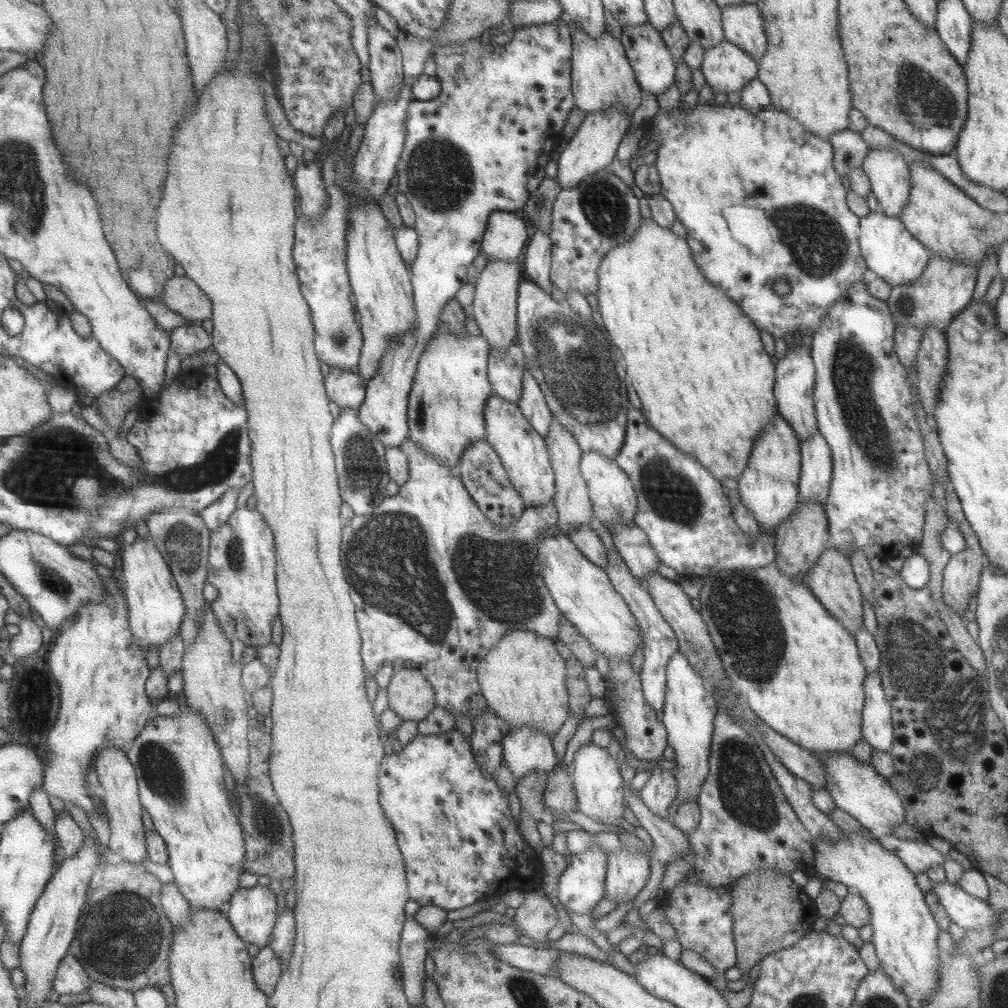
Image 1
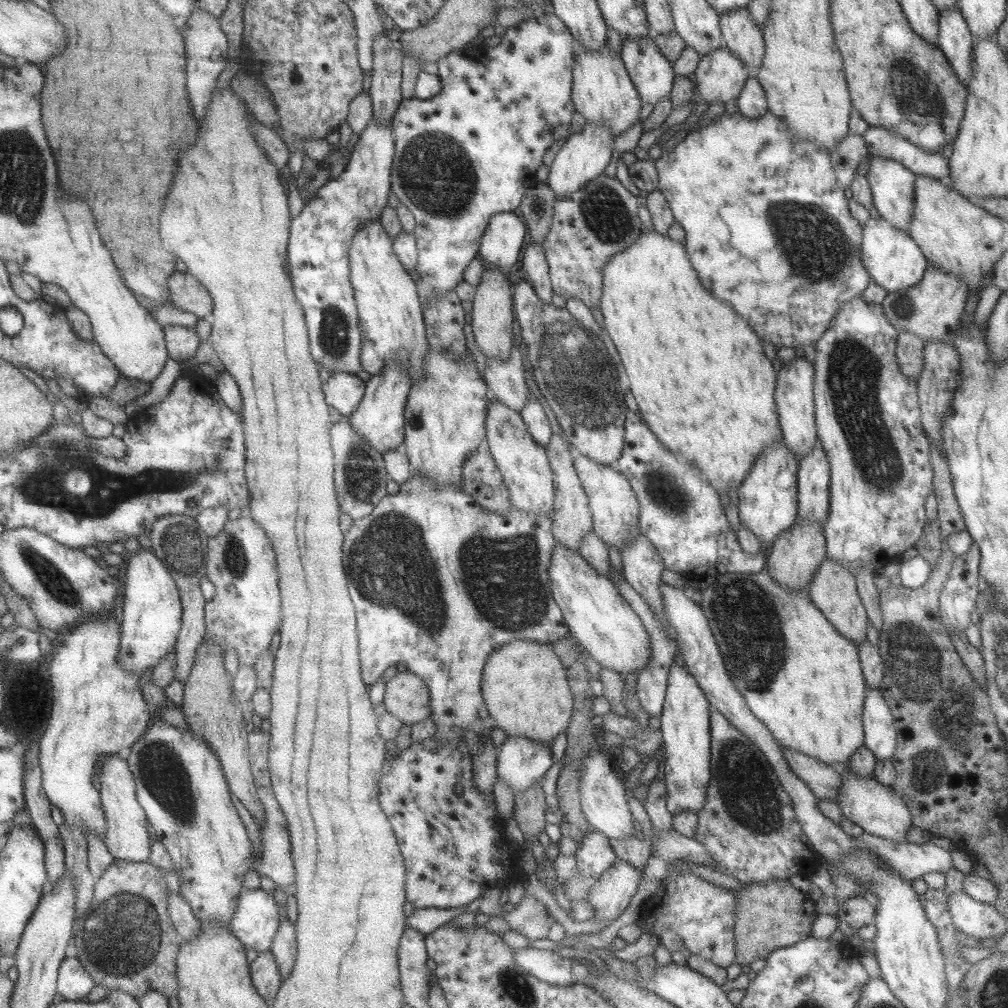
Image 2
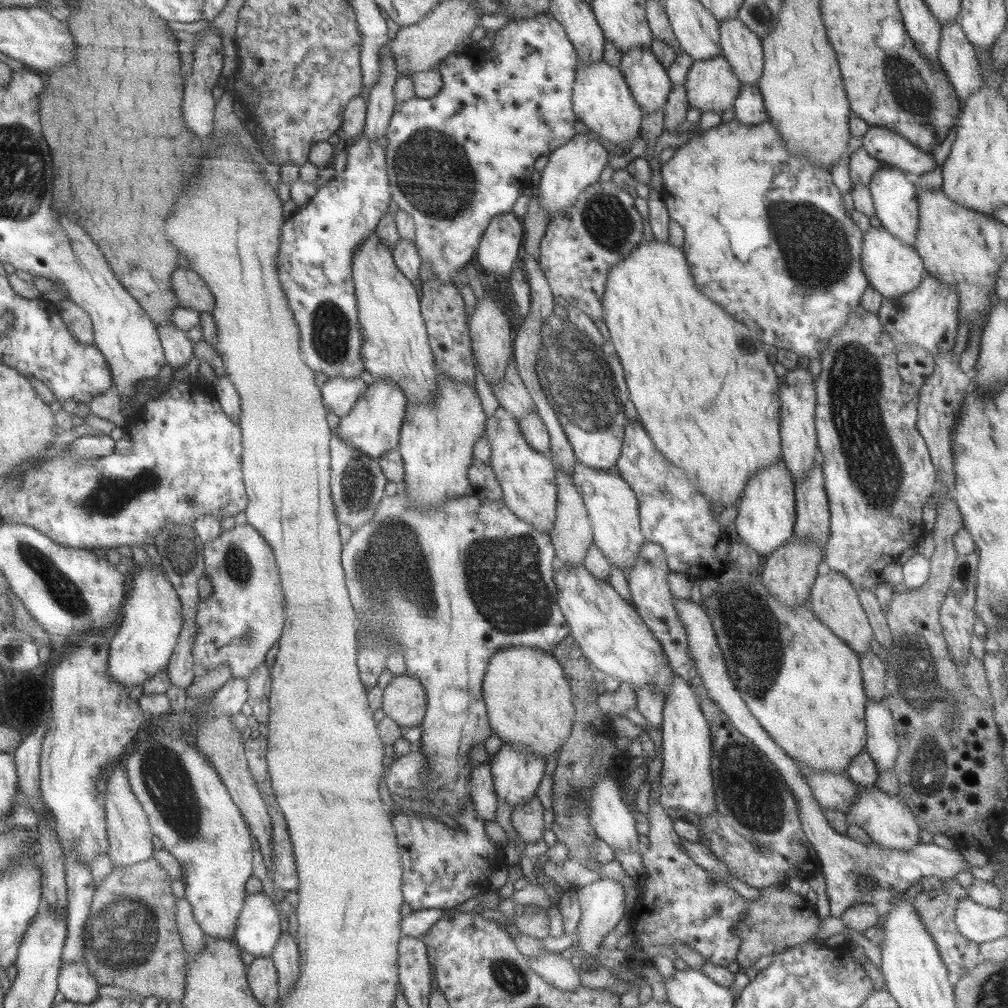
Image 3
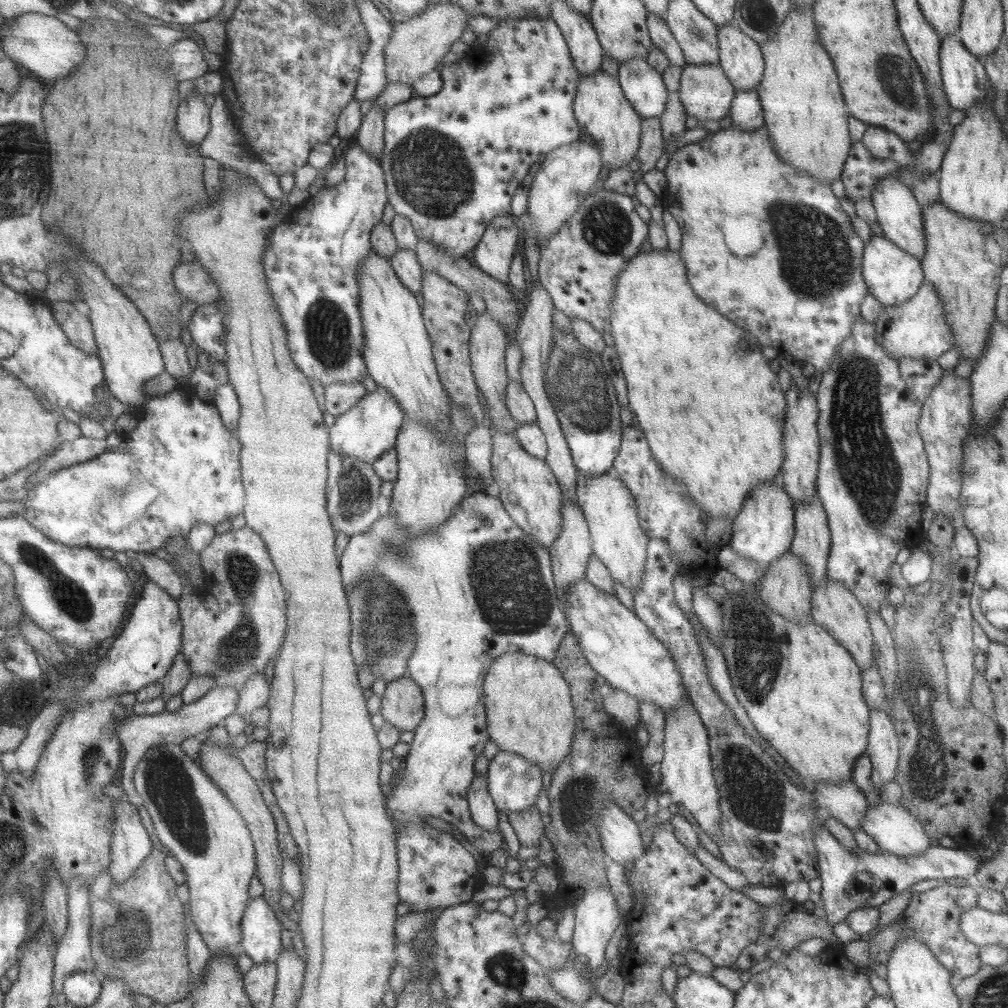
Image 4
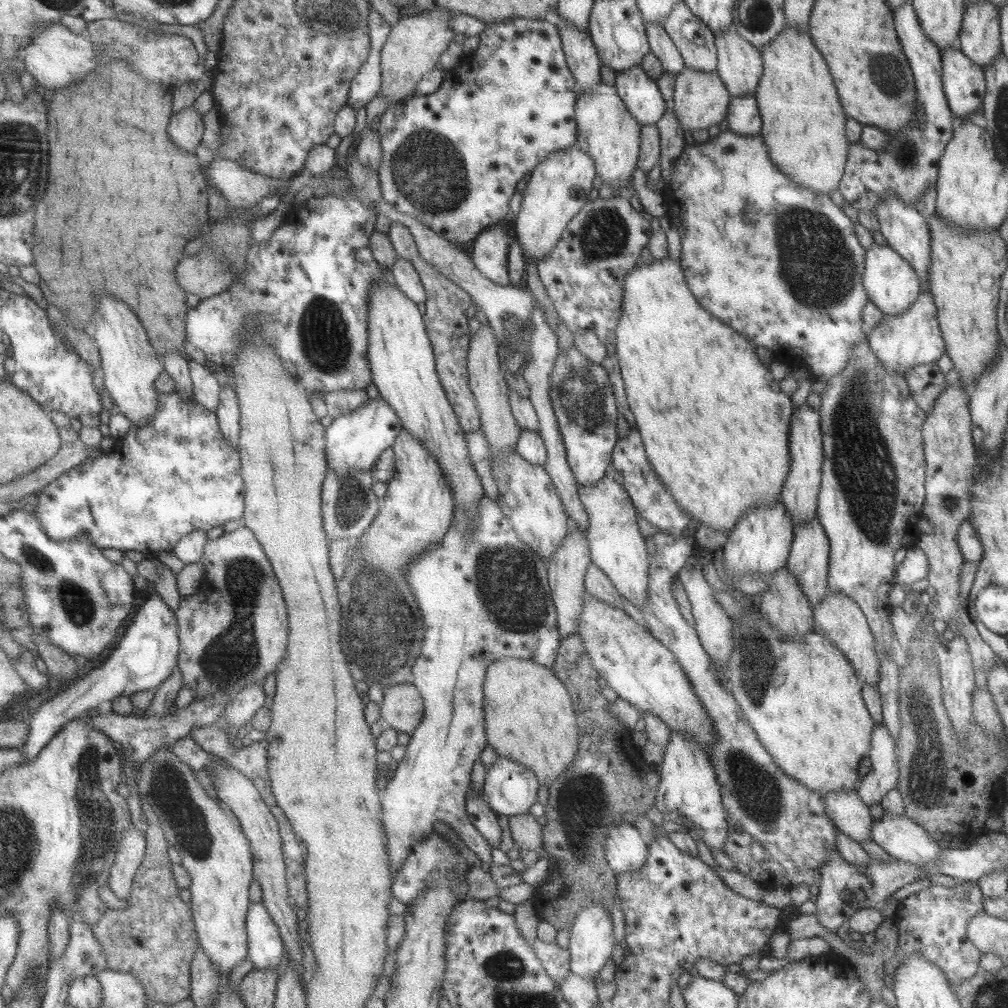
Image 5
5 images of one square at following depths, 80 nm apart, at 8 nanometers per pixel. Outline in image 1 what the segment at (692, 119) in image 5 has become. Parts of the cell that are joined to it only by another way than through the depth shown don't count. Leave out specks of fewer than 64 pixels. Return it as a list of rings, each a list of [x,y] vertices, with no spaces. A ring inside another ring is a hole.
[[[722,40],[717,46],[708,48],[703,53],[703,60],[700,64],[701,74],[705,84],[710,86],[712,92],[739,92],[751,79],[757,76],[757,61],[753,60],[746,52],[737,48],[734,44]]]

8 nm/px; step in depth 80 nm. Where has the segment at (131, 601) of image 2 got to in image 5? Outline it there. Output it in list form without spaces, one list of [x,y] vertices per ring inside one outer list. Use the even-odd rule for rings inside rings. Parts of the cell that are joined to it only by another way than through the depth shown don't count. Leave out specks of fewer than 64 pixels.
[[[158,593],[151,596],[139,607],[135,622],[125,627],[123,641],[106,660],[90,666],[85,673],[68,684],[64,691],[44,703],[30,720],[30,735],[23,750],[26,764],[34,761],[39,753],[54,740],[55,735],[75,718],[89,716],[91,712],[108,707],[119,697],[131,696],[145,690],[156,690],[177,668],[179,662],[179,626],[177,616],[171,613]]]

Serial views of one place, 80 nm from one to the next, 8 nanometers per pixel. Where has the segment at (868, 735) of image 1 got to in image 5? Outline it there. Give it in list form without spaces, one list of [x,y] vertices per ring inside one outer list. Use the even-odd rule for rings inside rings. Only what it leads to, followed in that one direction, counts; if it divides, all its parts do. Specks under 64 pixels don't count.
[[[882,722],[872,727],[869,750],[871,770],[864,774],[855,787],[857,796],[869,807],[877,804],[889,789],[896,788],[898,781],[898,759],[895,742],[890,738]]]

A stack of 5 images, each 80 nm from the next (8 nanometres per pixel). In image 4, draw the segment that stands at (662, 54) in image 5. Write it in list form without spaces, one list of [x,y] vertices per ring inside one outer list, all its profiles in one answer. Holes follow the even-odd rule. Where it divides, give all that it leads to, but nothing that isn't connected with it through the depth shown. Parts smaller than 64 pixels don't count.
[[[647,12],[646,26],[652,46],[656,46],[670,62],[671,66],[684,66],[684,56],[678,42],[673,38],[671,31],[667,29],[664,18],[657,17]]]

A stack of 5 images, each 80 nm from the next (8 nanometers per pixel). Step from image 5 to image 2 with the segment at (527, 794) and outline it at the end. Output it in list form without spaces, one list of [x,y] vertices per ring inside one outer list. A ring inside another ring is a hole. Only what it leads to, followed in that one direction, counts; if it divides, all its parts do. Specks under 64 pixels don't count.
[[[506,737],[497,748],[496,778],[500,782],[504,782],[513,794],[517,794],[531,786],[534,782],[541,781],[545,771],[552,764],[550,754],[549,743],[535,742],[534,740],[521,737]]]

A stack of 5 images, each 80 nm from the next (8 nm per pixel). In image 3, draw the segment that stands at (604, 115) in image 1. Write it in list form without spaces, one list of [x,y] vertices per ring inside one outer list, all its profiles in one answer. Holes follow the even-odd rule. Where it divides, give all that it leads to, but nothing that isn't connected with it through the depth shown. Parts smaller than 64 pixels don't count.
[[[590,130],[585,135],[576,134],[569,142],[558,146],[546,156],[545,168],[535,187],[538,204],[546,210],[549,221],[551,216],[571,206],[588,186],[598,182],[599,174],[608,164],[609,156],[596,138],[598,136]]]

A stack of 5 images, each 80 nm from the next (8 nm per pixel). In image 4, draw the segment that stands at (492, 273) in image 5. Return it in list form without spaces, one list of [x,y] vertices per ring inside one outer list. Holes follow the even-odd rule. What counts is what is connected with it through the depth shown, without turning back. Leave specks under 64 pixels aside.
[[[511,214],[495,217],[471,250],[470,261],[487,276],[507,283],[511,257],[518,250],[515,244],[519,233],[522,229]]]

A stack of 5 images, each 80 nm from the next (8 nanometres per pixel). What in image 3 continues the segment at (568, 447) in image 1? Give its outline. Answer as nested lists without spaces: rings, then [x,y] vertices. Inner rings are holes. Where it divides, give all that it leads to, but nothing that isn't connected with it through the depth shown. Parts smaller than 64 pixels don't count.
[[[556,466],[555,468],[555,482],[557,487],[557,499],[555,522],[553,528],[550,530],[551,546],[554,550],[554,560],[556,565],[564,566],[579,566],[583,563],[583,559],[589,545],[592,543],[592,528],[590,525],[587,509],[579,497],[579,493],[575,490],[572,483],[571,474],[564,474],[560,472]]]

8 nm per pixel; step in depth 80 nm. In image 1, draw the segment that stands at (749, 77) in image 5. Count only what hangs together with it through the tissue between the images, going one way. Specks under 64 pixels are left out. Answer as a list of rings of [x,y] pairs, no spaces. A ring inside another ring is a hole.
[[[756,3],[735,4],[720,9],[724,40],[757,61],[767,50],[763,20]]]

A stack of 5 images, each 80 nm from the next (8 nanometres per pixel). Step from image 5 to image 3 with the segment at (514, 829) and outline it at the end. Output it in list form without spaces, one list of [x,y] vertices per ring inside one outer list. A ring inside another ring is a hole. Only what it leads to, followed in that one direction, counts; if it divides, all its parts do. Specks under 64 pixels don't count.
[[[535,794],[525,804],[514,806],[510,821],[516,834],[521,838],[521,842],[534,845],[542,838],[543,830],[547,827],[543,825],[543,810]]]

